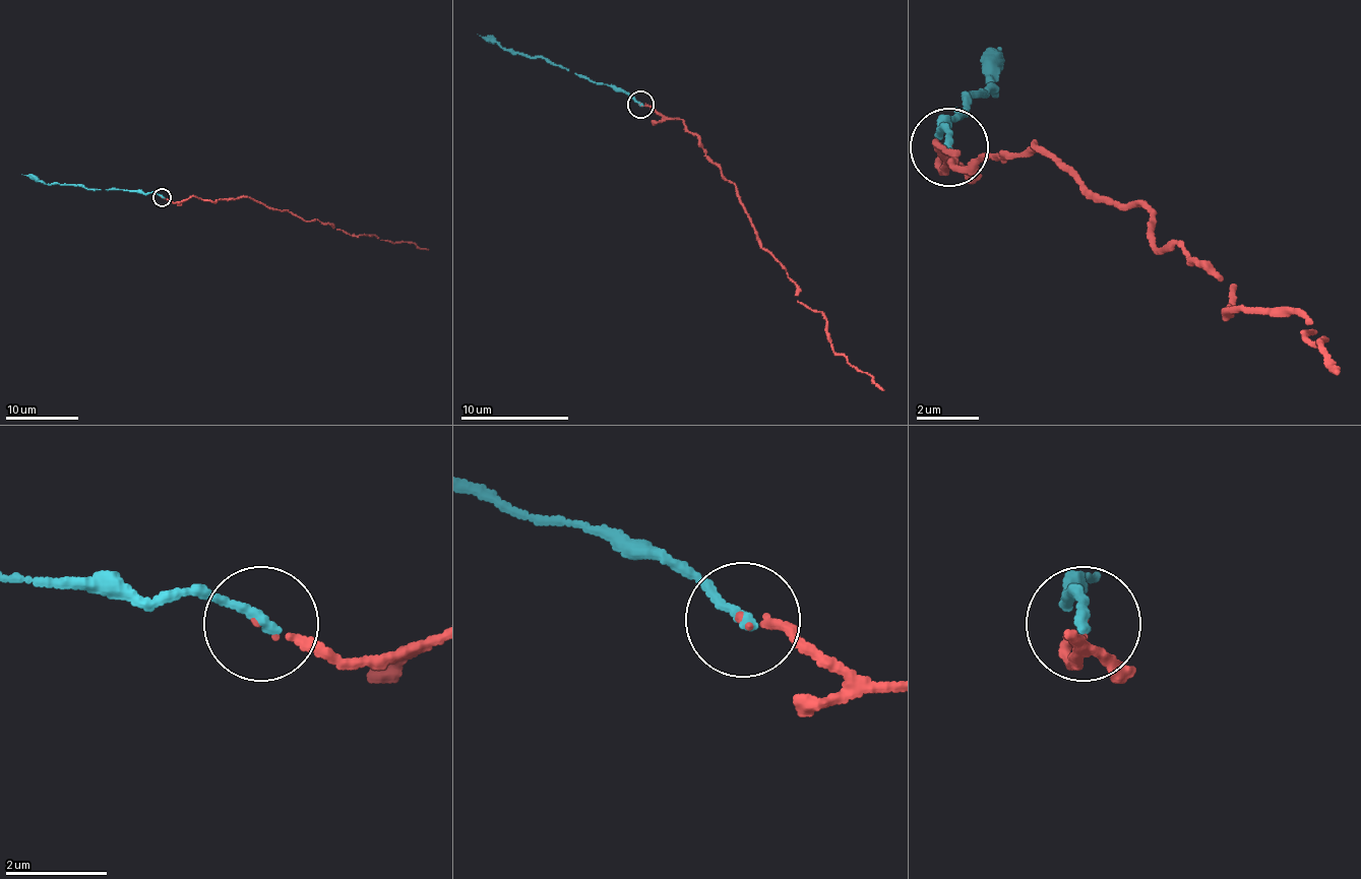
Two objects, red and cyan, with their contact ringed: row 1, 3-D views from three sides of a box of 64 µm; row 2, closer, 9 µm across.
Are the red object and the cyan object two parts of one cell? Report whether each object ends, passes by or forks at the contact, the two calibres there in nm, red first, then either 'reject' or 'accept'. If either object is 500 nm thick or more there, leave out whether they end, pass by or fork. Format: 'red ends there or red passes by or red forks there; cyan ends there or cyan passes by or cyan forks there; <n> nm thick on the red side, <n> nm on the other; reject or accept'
red ends there; cyan ends there; 90 nm thick on the red side, 200 nm on the other; accept

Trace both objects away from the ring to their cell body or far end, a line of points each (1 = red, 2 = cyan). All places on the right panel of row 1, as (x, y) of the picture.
1: (948, 145), (936, 169), (938, 145), (959, 169), (1038, 145), (1234, 287), (1226, 310), (1299, 310), (1339, 373)
2: (948, 145), (938, 129), (963, 114), (970, 114), (965, 98), (987, 98), (995, 90), (998, 51)

